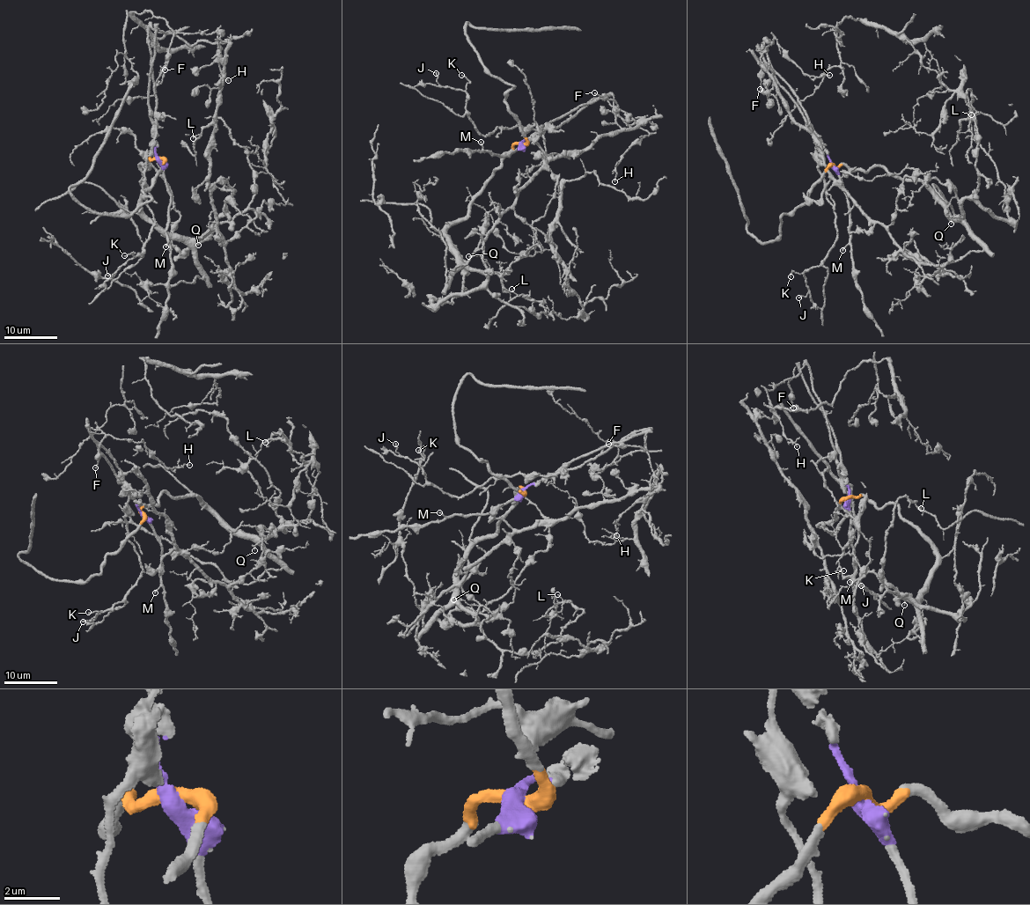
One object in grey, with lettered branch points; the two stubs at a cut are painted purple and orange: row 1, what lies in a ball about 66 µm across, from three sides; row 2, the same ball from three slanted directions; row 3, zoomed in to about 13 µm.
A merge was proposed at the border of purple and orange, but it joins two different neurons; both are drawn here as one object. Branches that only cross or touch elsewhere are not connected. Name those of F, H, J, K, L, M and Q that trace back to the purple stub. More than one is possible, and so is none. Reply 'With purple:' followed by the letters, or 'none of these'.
With purple: F, H, J, K, M

